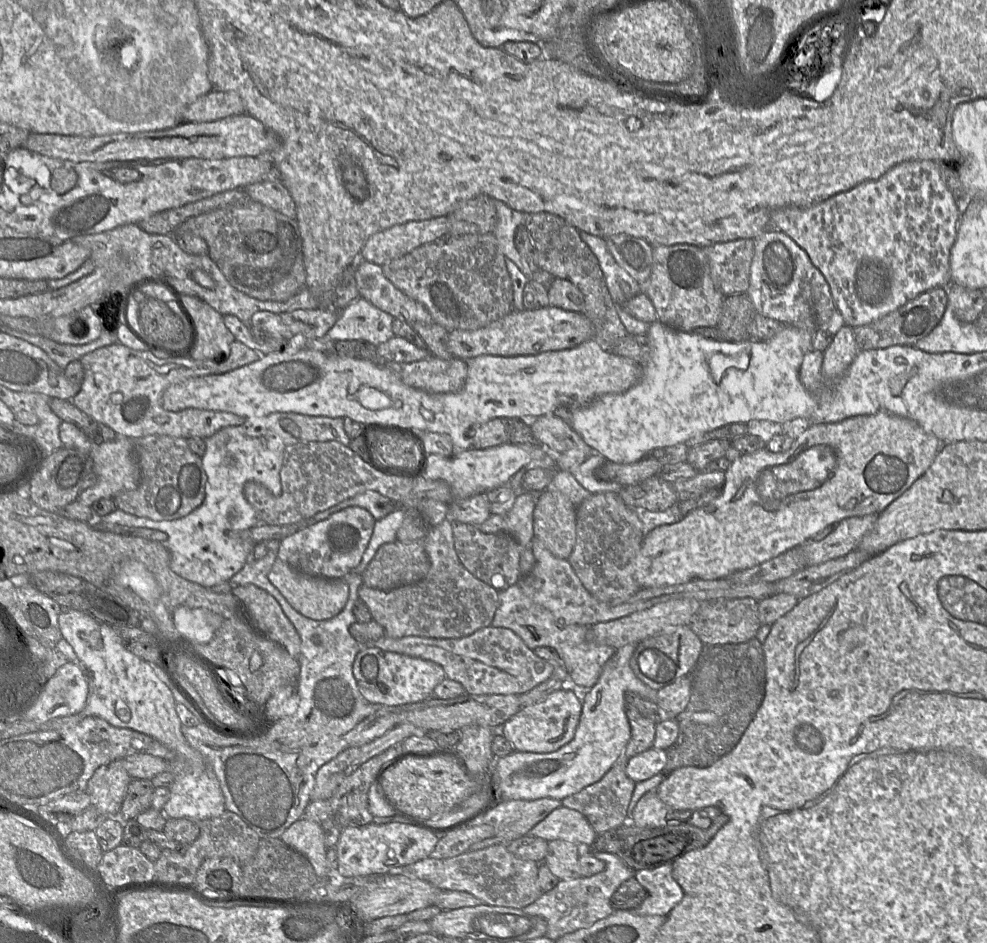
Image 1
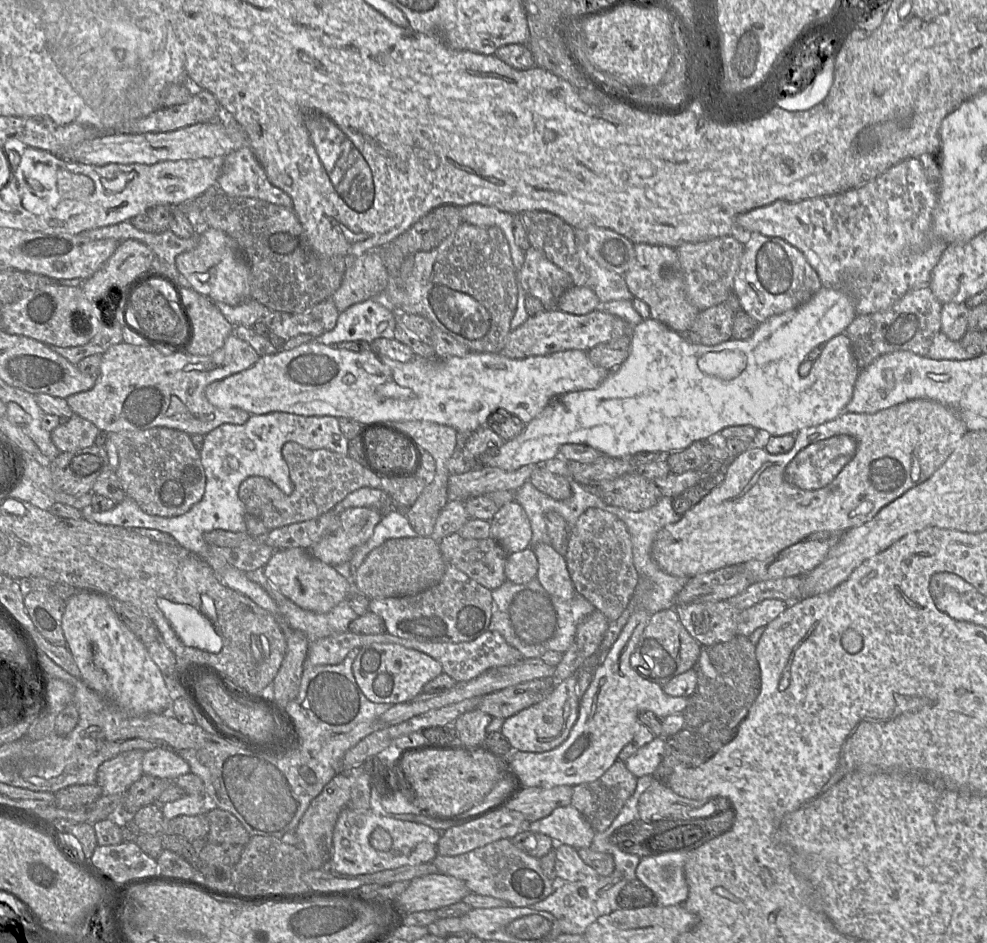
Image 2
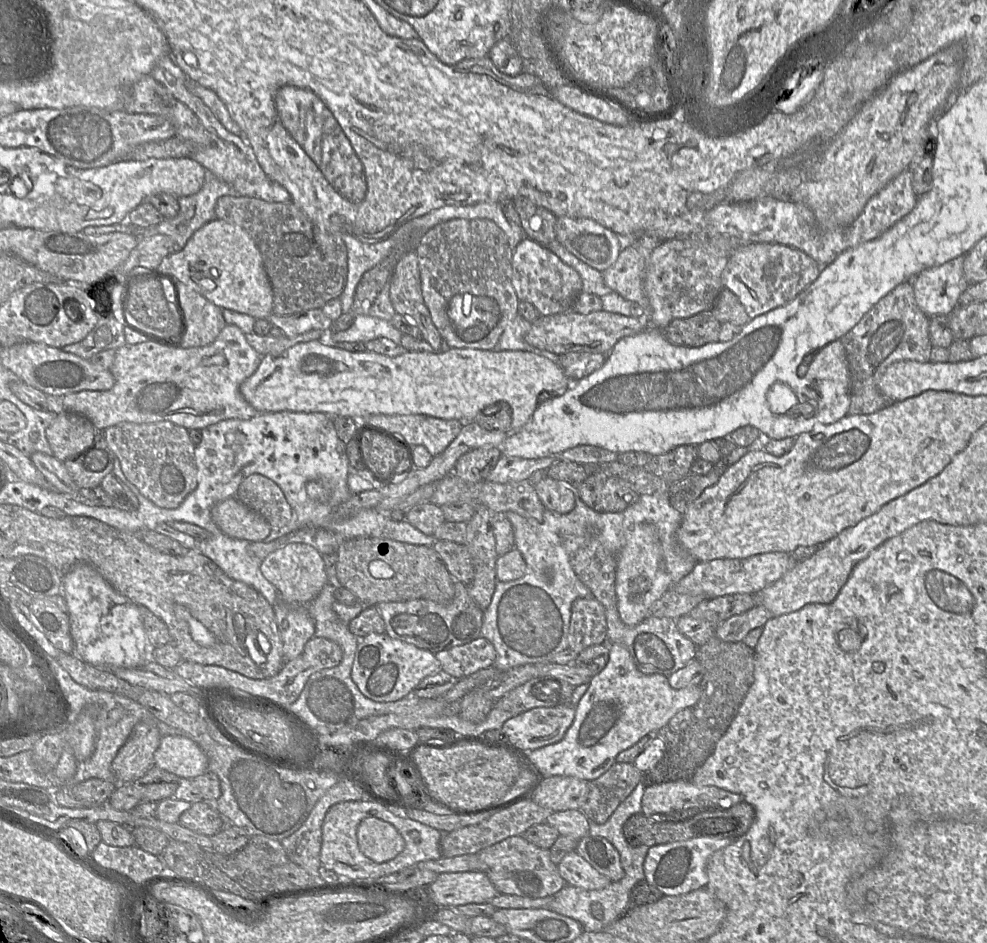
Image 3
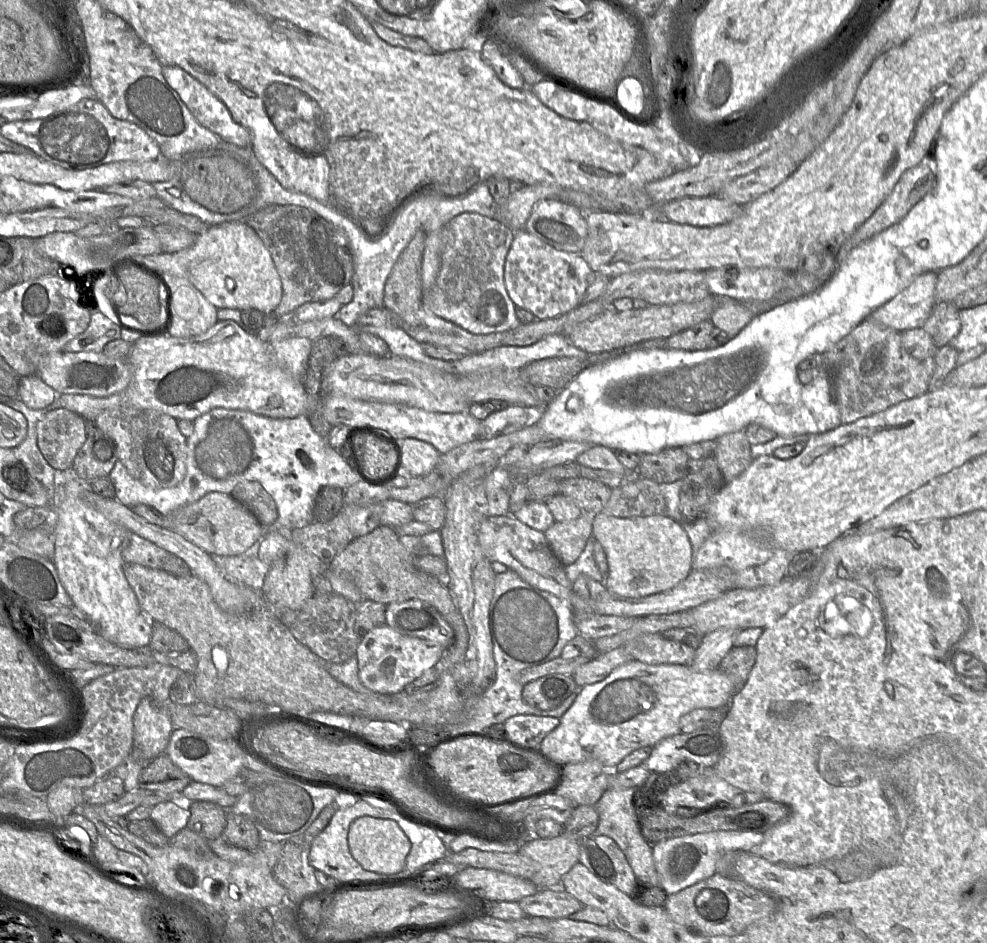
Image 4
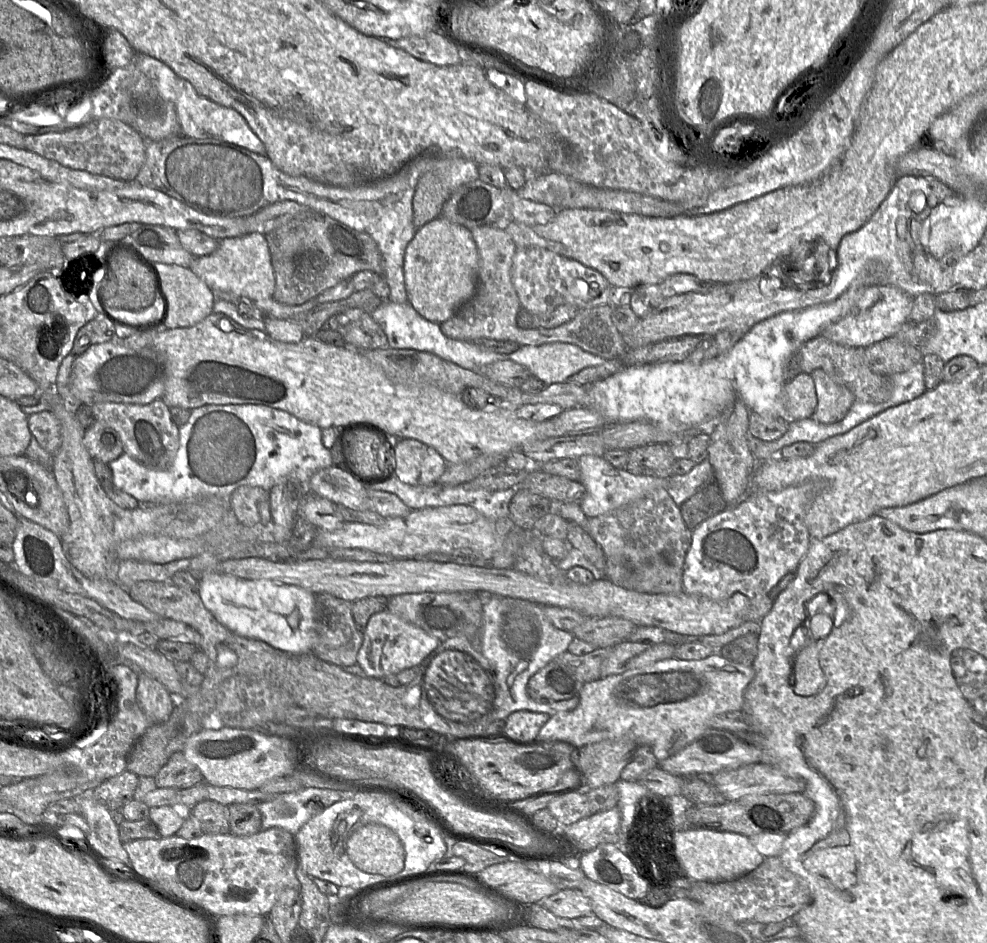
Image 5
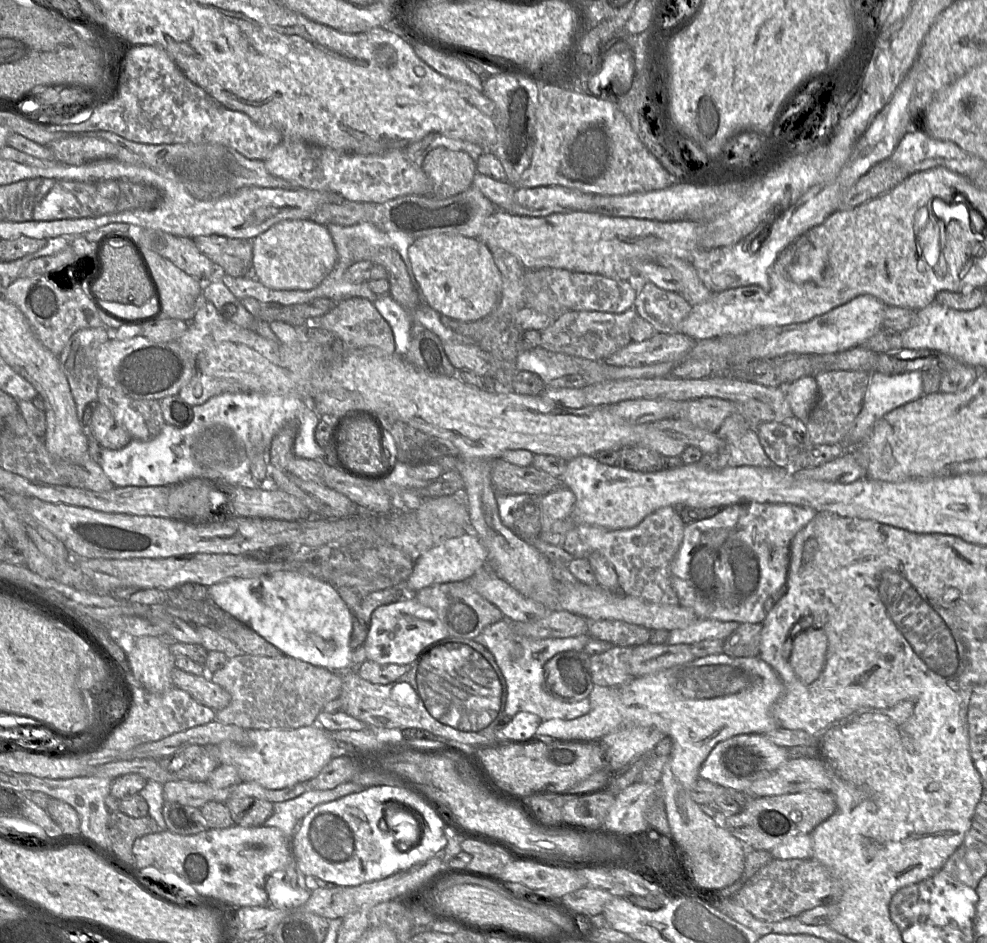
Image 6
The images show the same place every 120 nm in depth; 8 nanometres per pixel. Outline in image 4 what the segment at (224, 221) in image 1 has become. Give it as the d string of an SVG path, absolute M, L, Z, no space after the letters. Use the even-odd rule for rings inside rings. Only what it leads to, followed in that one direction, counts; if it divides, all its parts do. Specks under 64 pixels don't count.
M269 205L245 218L269 251L281 280L282 297L273 314L279 318L308 302L329 300L351 282L354 265L344 232L316 212L296 205Z

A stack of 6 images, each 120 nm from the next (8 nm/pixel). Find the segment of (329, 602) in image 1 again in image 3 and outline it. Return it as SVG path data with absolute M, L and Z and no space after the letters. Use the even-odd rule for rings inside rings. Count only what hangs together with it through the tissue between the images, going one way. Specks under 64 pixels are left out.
M289 543L270 553L261 562L260 569L285 603L309 604L327 583L322 555L312 546L303 543Z

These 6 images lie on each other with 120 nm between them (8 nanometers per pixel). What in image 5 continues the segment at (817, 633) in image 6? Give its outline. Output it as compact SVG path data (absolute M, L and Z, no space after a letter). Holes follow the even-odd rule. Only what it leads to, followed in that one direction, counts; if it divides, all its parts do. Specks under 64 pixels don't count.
M815 640L796 655L790 683L797 695L812 696L825 687L826 678L820 666L819 653L819 643Z

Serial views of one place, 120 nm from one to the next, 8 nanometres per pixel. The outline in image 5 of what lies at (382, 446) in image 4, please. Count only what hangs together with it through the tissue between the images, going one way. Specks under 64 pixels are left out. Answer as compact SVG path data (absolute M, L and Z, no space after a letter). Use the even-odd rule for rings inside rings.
M356 427L342 441L350 467L363 476L381 474L386 468L387 448L382 437L374 431Z

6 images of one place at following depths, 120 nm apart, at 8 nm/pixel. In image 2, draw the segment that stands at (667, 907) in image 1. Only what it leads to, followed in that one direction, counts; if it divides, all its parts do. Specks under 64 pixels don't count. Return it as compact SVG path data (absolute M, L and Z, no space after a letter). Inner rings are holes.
M690 849L668 851L641 858L636 879L654 894L654 904L661 907L683 905L688 897L685 863Z

